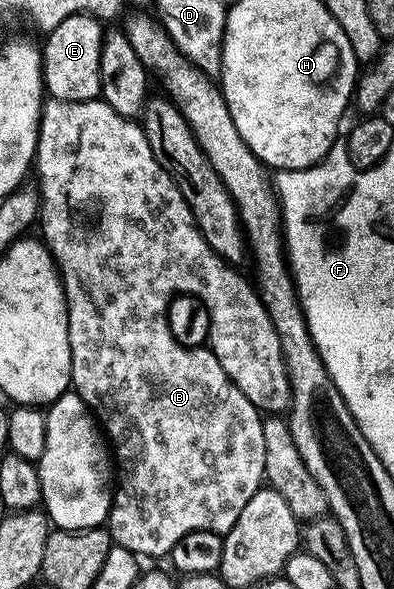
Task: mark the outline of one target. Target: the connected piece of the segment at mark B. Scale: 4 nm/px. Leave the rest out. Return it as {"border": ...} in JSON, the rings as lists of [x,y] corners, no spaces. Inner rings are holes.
{"border":[[[49,97],[40,113],[34,174],[40,177],[38,227],[40,226],[41,232],[39,233],[48,249],[52,251],[52,260],[60,272],[60,280],[64,284],[64,298],[68,302],[72,386],[75,393],[79,394],[80,399],[88,405],[88,409],[102,423],[110,439],[110,450],[114,455],[115,465],[118,467],[118,481],[114,486],[112,507],[106,523],[109,536],[115,545],[126,548],[131,554],[137,556],[145,554],[148,558],[160,558],[163,554],[164,557],[171,555],[174,544],[178,544],[178,540],[182,540],[186,532],[213,530],[215,534],[221,536],[227,534],[230,528],[234,528],[238,516],[242,516],[242,508],[246,508],[246,500],[250,500],[250,496],[257,494],[266,482],[264,477],[266,443],[262,437],[264,418],[256,411],[256,406],[260,410],[265,410],[263,412],[265,415],[280,416],[292,404],[288,369],[286,360],[282,356],[282,340],[278,332],[274,332],[274,320],[270,320],[270,312],[264,310],[260,295],[256,293],[253,283],[249,279],[247,282],[236,271],[239,269],[235,265],[218,257],[214,248],[206,244],[186,200],[182,200],[182,192],[178,192],[174,180],[165,172],[162,164],[154,160],[154,152],[150,152],[150,144],[144,139],[143,125],[126,116],[118,116],[114,108],[110,108],[110,104],[102,100],[71,102]],[[178,294],[192,294],[198,300],[202,300],[202,304],[206,304],[212,316],[210,347],[212,346],[221,368],[224,369],[218,371],[217,374],[200,374],[201,351],[178,344],[178,340],[174,340],[170,332],[168,305]]]}

